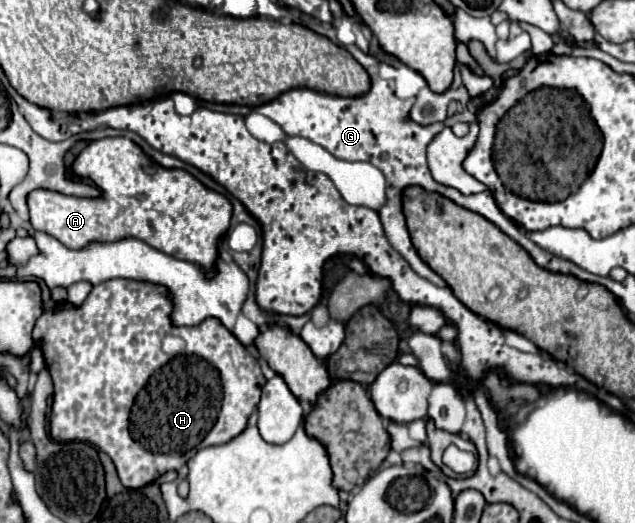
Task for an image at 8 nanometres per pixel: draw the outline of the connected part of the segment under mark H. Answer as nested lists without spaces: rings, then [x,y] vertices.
[[[112,279],[102,285],[96,285],[82,307],[74,309],[68,303],[58,305],[56,309],[46,311],[34,325],[32,337],[42,341],[42,351],[46,357],[48,371],[54,381],[54,403],[52,403],[52,417],[50,417],[50,435],[56,441],[86,441],[96,447],[100,447],[116,465],[118,477],[124,487],[128,489],[140,489],[166,471],[178,471],[190,457],[194,457],[200,449],[210,447],[210,445],[222,445],[228,443],[230,439],[238,437],[244,429],[248,419],[252,417],[252,411],[256,409],[260,401],[262,387],[266,383],[260,363],[248,353],[248,349],[226,329],[218,319],[206,319],[196,327],[174,327],[170,325],[170,311],[172,303],[166,297],[164,287],[150,285],[150,283],[140,283],[140,281],[130,281],[130,279]]]

